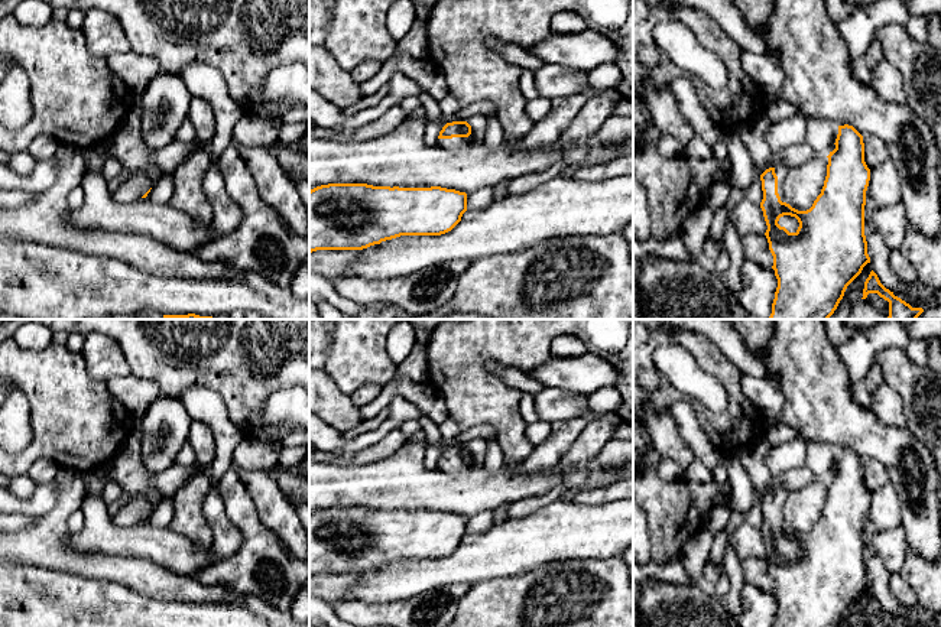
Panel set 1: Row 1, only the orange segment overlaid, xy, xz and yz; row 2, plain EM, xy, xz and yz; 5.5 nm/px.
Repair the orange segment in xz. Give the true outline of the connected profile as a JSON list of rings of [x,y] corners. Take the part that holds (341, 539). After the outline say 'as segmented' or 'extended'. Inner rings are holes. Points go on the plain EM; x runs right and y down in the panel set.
[[[328,507],[309,514],[309,576],[363,574],[400,559],[441,559],[467,535],[467,517],[441,510]]]; as segmented

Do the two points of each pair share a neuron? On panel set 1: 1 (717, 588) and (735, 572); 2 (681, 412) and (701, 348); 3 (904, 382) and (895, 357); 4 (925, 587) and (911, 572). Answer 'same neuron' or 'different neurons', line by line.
1: different neurons
2: different neurons
3: same neuron
4: same neuron

